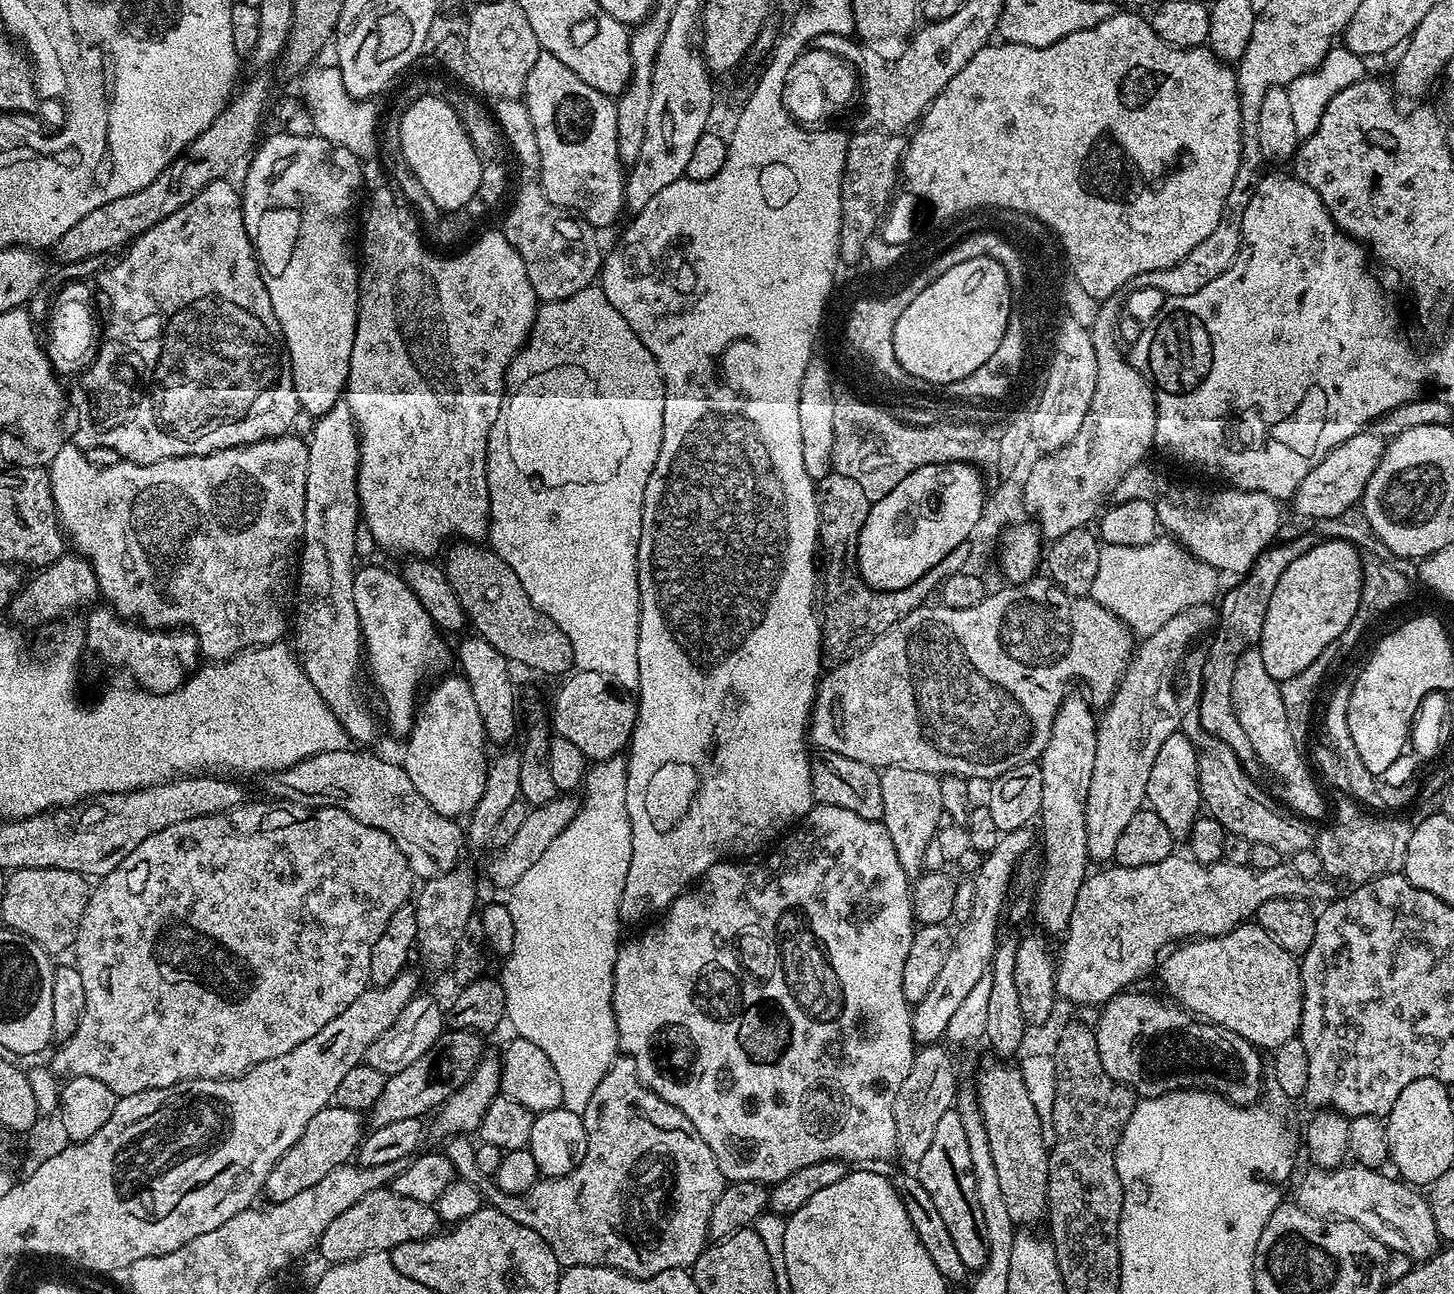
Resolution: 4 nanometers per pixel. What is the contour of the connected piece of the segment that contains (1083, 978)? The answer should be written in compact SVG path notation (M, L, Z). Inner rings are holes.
M1173 854L1162 858L1162 862L1150 862L1150 866L1104 866L1101 872L1093 871L1085 879L1078 890L1068 929L1062 933L1064 945L1060 948L1060 958L1058 954L1055 961L1056 994L1061 1001L1103 1005L1111 996L1135 985L1132 983L1142 979L1151 968L1153 971L1161 957L1177 942L1226 934L1239 924L1251 921L1256 911L1274 898L1298 900L1317 896L1320 902L1328 902L1337 895L1337 885L1331 879L1307 880L1288 862L1281 862L1270 870L1258 870L1248 864L1199 864L1191 855L1183 855Z

